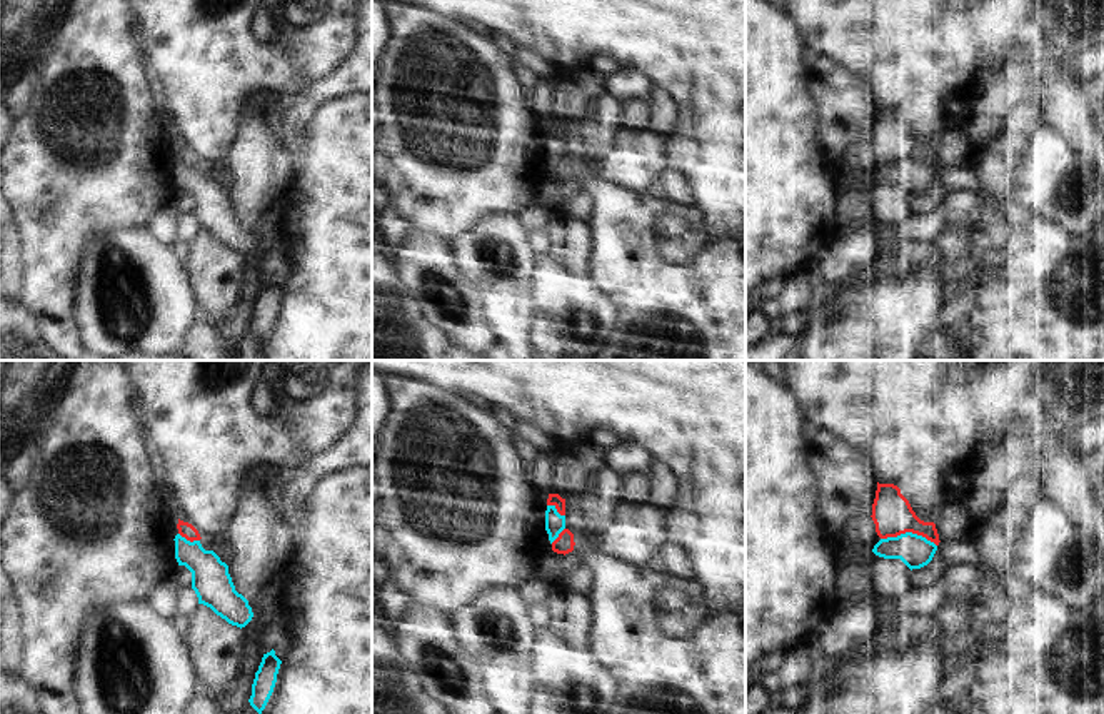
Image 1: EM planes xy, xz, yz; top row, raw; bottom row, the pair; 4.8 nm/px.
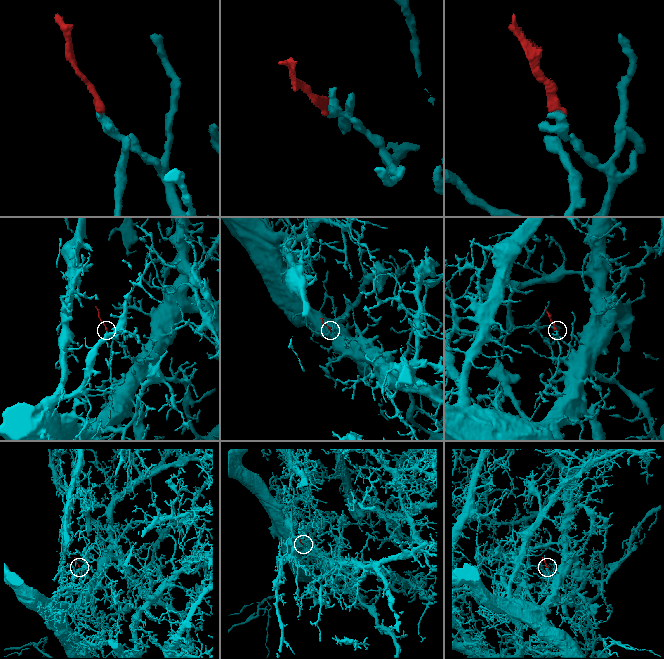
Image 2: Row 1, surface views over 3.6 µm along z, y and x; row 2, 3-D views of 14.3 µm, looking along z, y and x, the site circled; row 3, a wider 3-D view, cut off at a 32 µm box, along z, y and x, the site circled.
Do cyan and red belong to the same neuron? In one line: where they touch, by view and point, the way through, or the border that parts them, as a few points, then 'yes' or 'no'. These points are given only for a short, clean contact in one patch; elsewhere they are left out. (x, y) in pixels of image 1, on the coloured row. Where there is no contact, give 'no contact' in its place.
yz (909, 532) | along yz (881, 538), (916, 532), (936, 546) | no

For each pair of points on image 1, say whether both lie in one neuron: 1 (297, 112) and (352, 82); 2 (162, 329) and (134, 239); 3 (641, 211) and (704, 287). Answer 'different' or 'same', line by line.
1: same
2: same
3: same

